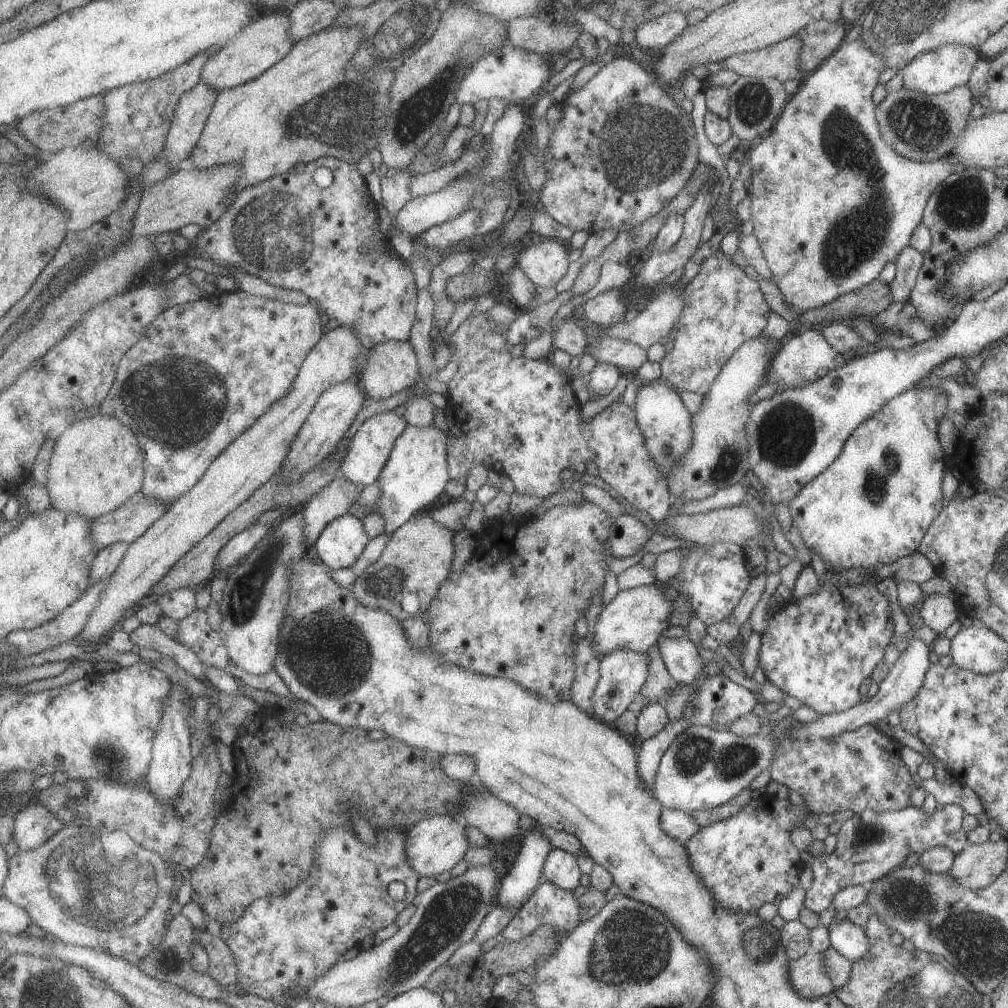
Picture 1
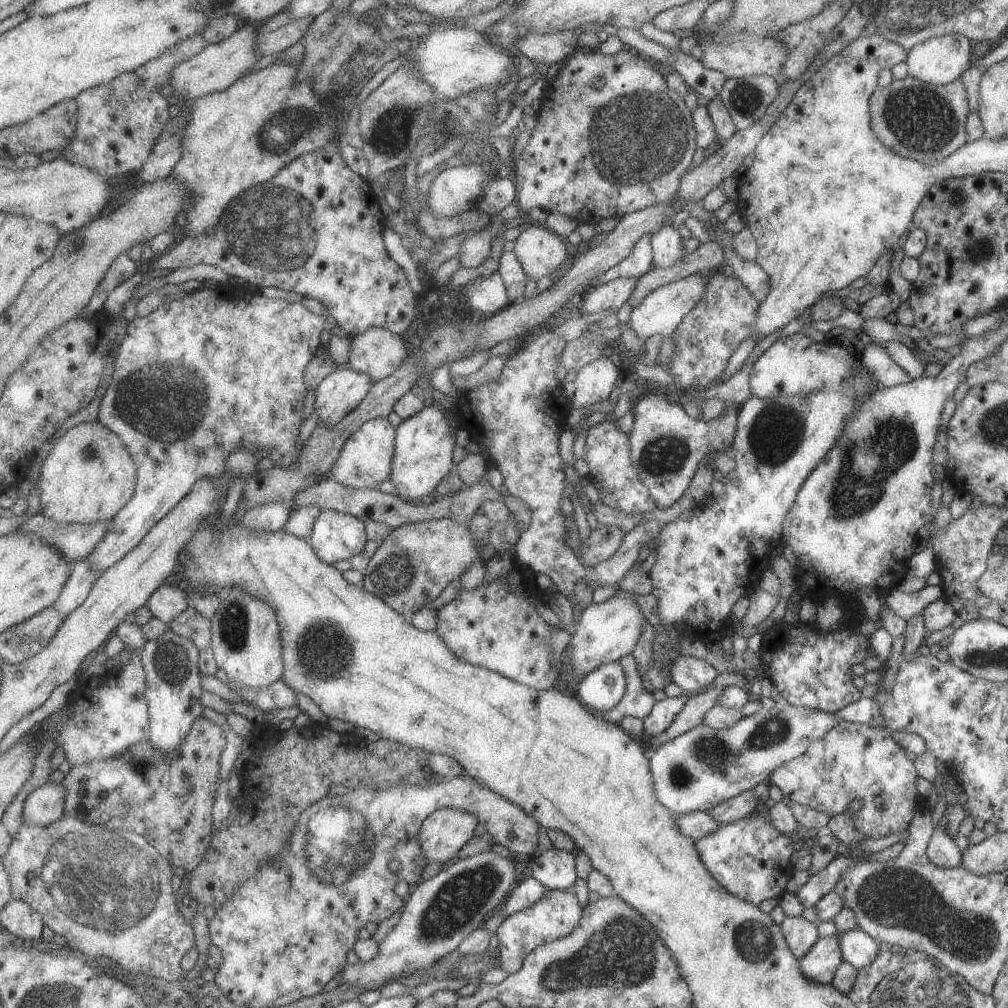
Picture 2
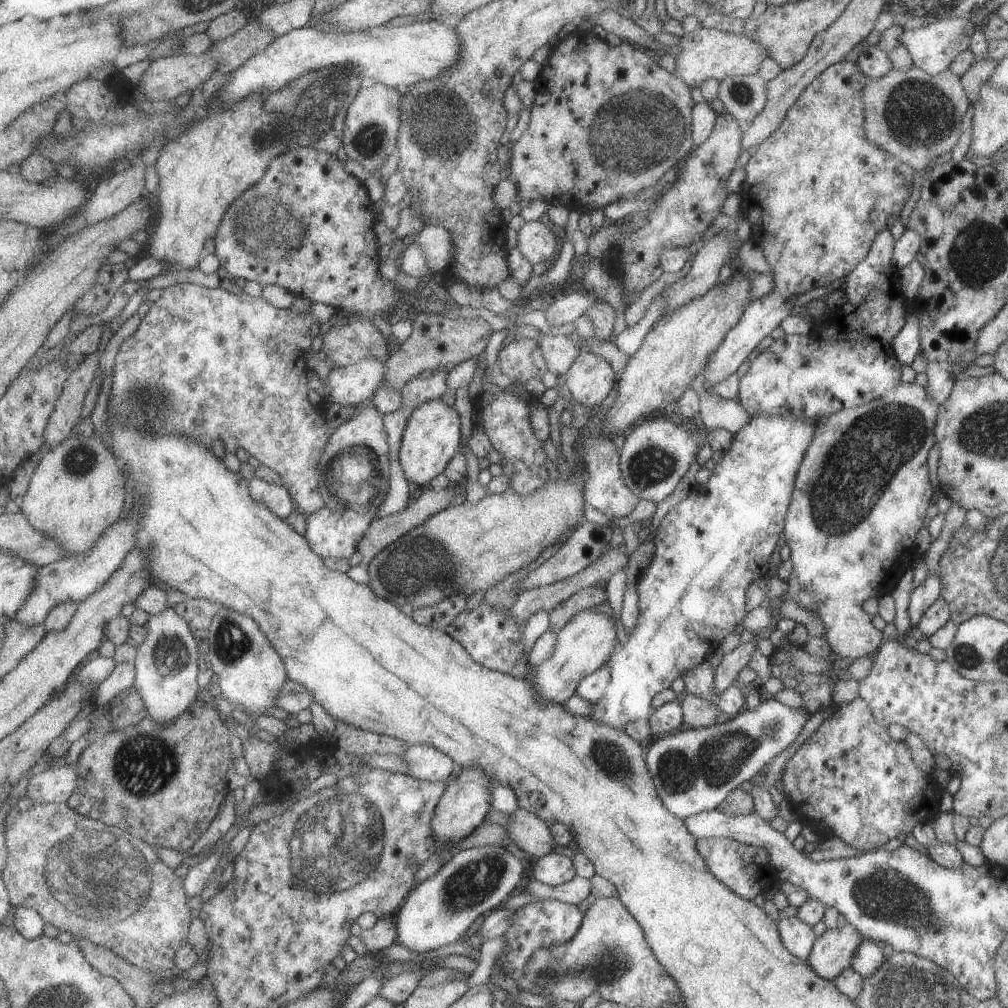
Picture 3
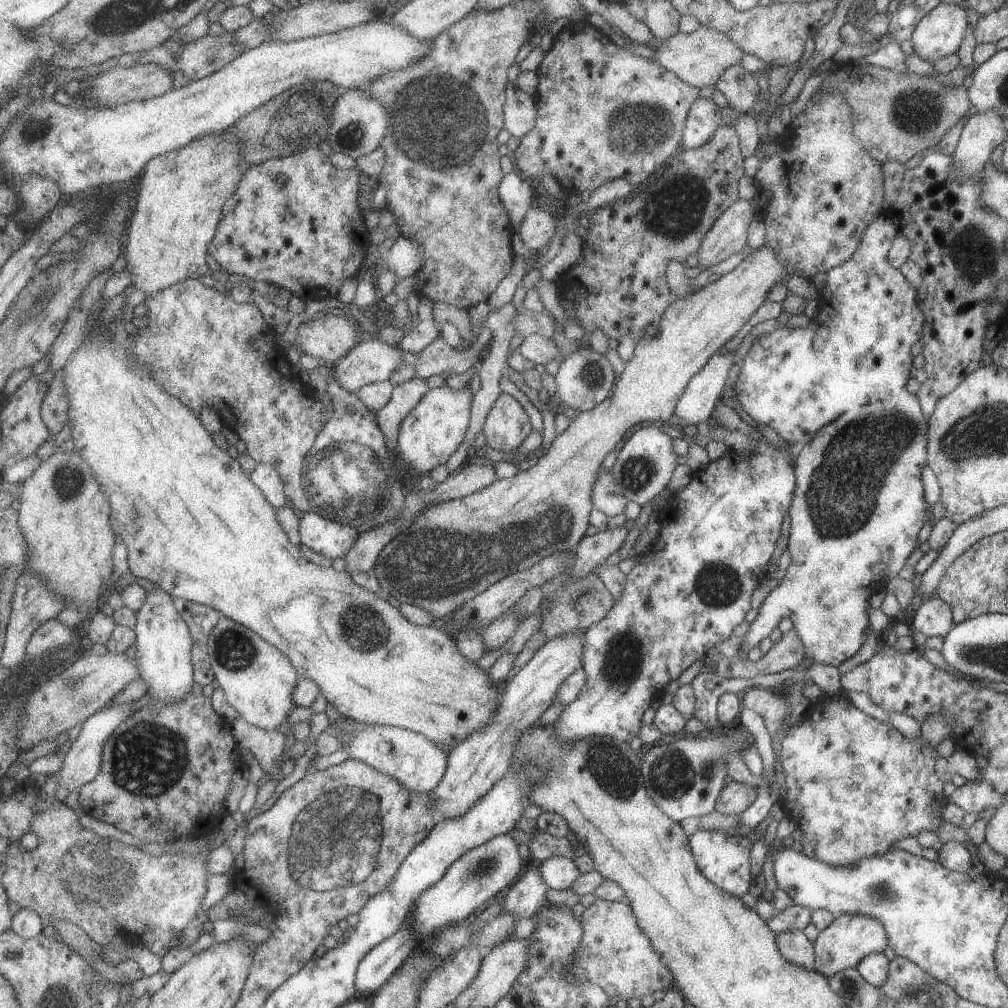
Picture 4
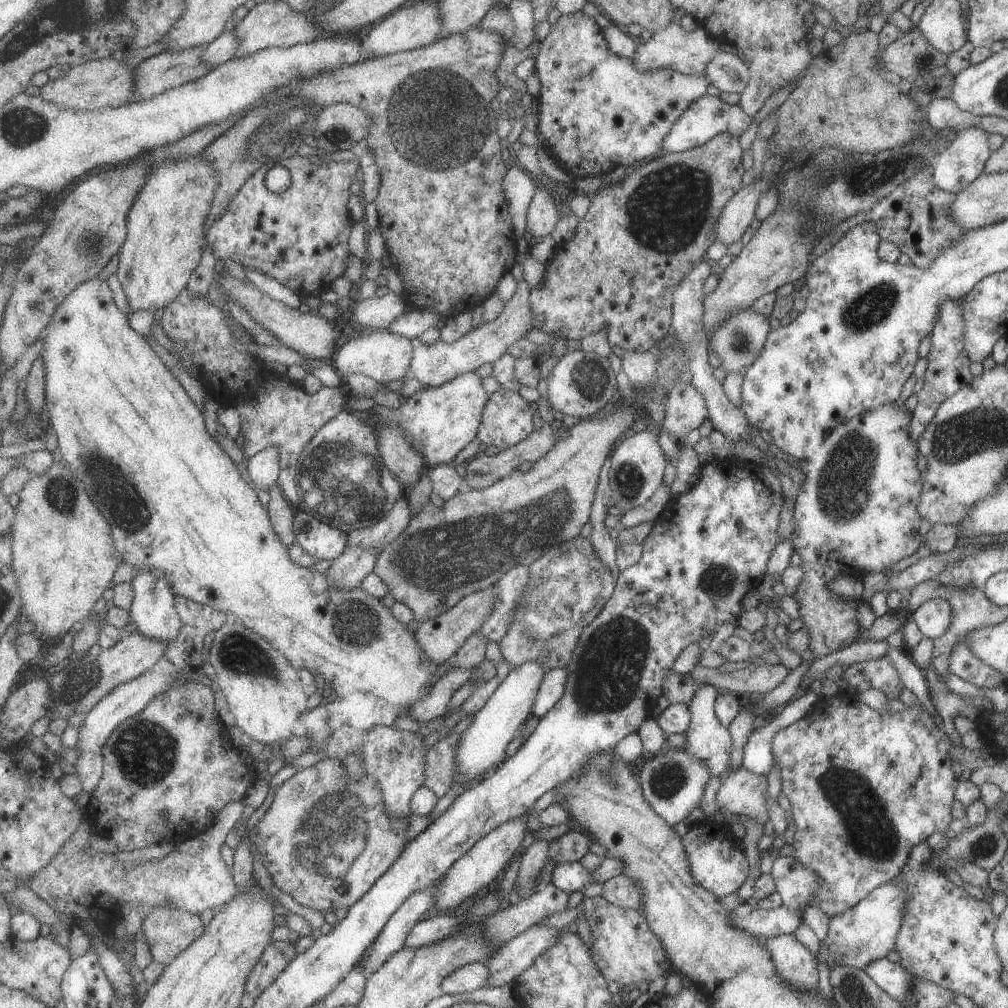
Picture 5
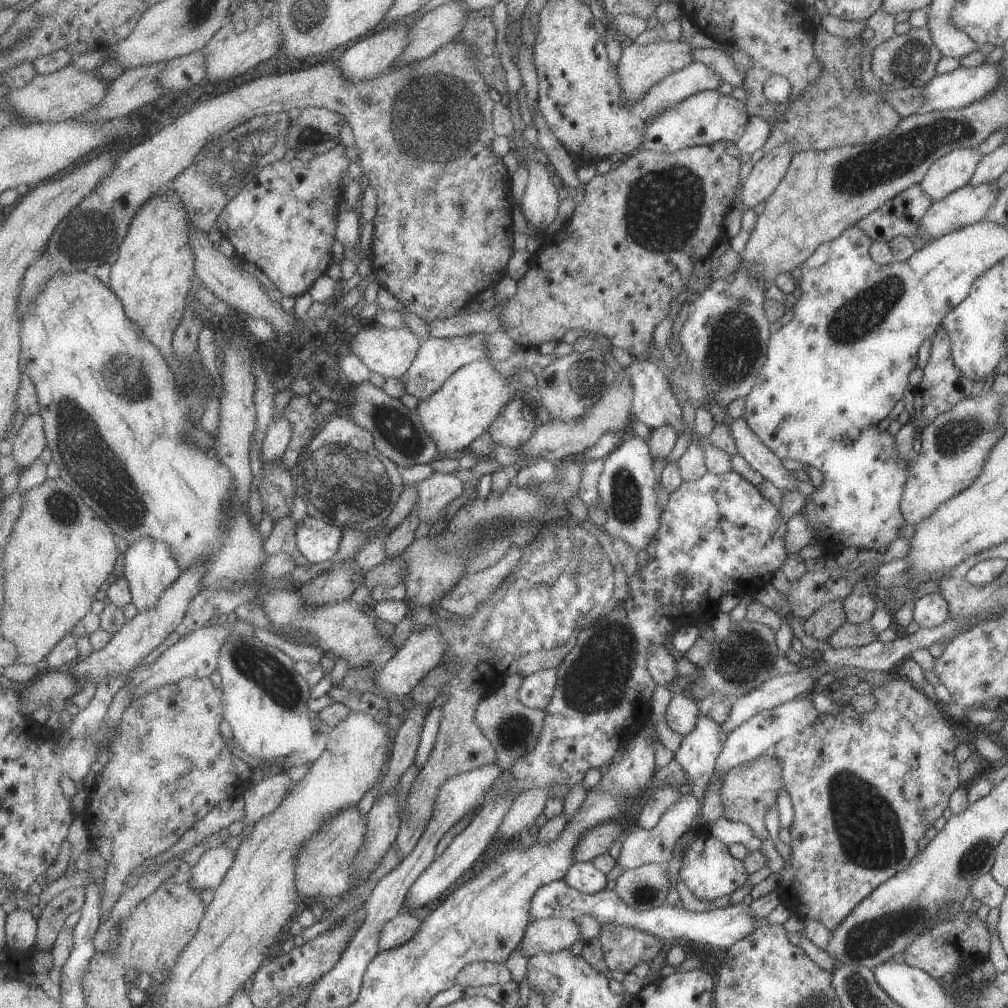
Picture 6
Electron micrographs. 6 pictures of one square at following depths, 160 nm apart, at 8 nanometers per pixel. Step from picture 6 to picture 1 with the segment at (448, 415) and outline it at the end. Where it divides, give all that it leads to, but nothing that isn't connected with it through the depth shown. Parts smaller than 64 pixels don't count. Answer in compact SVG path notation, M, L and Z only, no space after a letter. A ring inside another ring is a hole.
M432 424L421 429L408 425L395 440L377 481L380 496L376 504L384 521L383 534L390 536L418 511L428 510L433 500L444 492L444 486L450 480L446 464L446 437L447 433Z

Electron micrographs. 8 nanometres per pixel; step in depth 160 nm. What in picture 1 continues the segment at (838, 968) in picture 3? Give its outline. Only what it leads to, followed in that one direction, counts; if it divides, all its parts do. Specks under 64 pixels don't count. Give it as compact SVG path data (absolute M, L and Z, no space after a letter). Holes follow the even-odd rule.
M810 951L796 960L789 961L789 984L805 1000L812 1000L834 990L821 952Z

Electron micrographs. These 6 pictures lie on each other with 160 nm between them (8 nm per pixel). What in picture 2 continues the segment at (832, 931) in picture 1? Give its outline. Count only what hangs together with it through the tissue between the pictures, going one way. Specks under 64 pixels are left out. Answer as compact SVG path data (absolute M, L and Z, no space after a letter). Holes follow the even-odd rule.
M858 928L843 934L837 933L836 936L839 938L839 952L843 961L851 964L856 970L871 964L880 951L873 938Z

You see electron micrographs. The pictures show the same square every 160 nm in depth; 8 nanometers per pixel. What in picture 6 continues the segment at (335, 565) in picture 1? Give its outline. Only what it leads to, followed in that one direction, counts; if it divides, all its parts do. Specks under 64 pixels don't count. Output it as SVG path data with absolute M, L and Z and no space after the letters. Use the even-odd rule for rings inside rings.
M306 515L295 525L294 532L297 553L312 564L325 562L335 556L343 531Z

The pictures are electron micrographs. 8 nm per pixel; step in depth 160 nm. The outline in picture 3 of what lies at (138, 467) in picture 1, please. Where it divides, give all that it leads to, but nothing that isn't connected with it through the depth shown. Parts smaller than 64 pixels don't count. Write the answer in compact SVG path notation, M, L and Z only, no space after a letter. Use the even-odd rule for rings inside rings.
M75 435L47 452L38 463L21 512L39 532L53 537L67 555L92 551L125 510L127 479L120 462L102 438Z

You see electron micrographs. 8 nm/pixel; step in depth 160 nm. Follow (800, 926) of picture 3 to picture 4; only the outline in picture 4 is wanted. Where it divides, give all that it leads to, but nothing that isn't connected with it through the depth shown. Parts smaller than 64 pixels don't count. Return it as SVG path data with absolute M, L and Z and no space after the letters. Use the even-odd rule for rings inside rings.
M787 930L775 935L777 952L783 960L789 964L795 964L799 968L815 971L816 960L814 947L803 935L802 930Z

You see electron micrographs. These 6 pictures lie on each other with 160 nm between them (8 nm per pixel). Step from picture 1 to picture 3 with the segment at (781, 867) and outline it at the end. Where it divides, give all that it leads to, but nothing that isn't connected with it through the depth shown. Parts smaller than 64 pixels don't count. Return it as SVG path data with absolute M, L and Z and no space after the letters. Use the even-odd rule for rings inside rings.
M699 838L696 840L696 850L705 862L711 875L721 882L730 892L745 899L753 899L757 895L767 894L778 882L775 868L769 864L765 850L739 843L729 838Z

